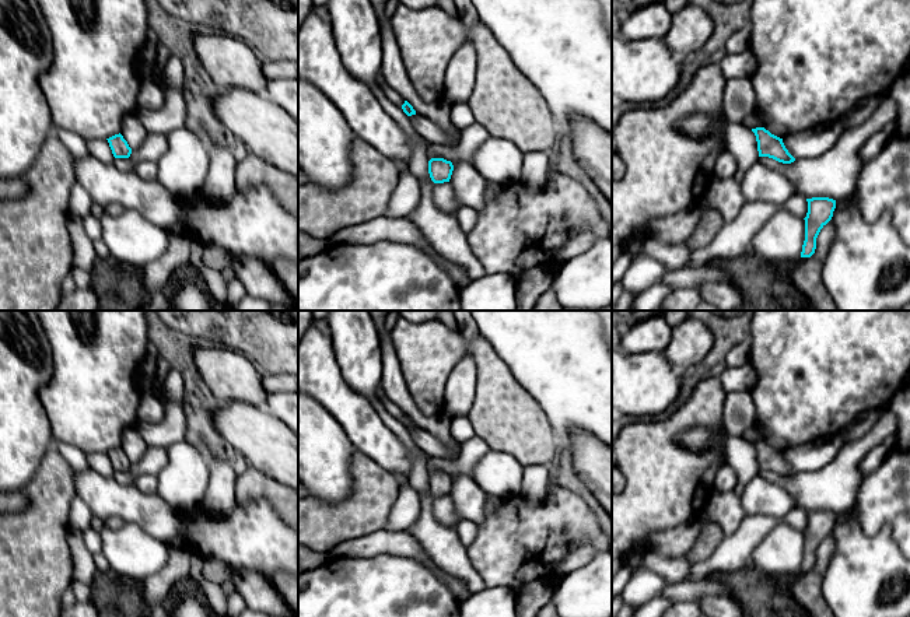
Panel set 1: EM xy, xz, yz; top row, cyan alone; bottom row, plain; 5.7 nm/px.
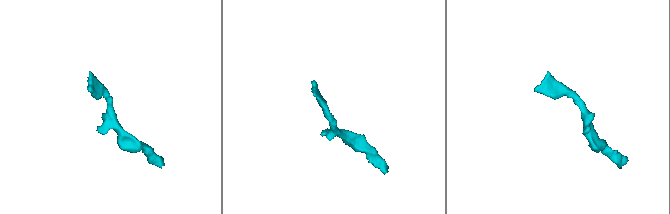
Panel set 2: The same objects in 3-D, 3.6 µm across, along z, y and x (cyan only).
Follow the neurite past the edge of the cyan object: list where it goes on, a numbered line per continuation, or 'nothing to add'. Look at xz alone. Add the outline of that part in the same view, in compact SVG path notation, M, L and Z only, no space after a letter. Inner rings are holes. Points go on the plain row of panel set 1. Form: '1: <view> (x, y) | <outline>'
nothing to add

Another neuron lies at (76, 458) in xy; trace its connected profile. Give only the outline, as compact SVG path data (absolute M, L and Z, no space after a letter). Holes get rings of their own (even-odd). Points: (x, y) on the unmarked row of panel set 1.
M55 441L53 445L73 470L83 471L90 469L87 455L77 446L62 441Z

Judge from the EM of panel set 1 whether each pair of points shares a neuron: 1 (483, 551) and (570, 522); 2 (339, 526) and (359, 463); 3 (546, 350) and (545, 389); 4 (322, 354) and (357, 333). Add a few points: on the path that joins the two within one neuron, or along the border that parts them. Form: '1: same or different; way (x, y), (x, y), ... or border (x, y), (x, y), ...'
1: same; way (504, 551), (518, 542), (549, 539)
2: same; way (354, 511), (360, 505), (360, 479)
3: same; way (546, 360), (546, 379)
4: different; border (329, 330), (333, 356), (345, 379)

